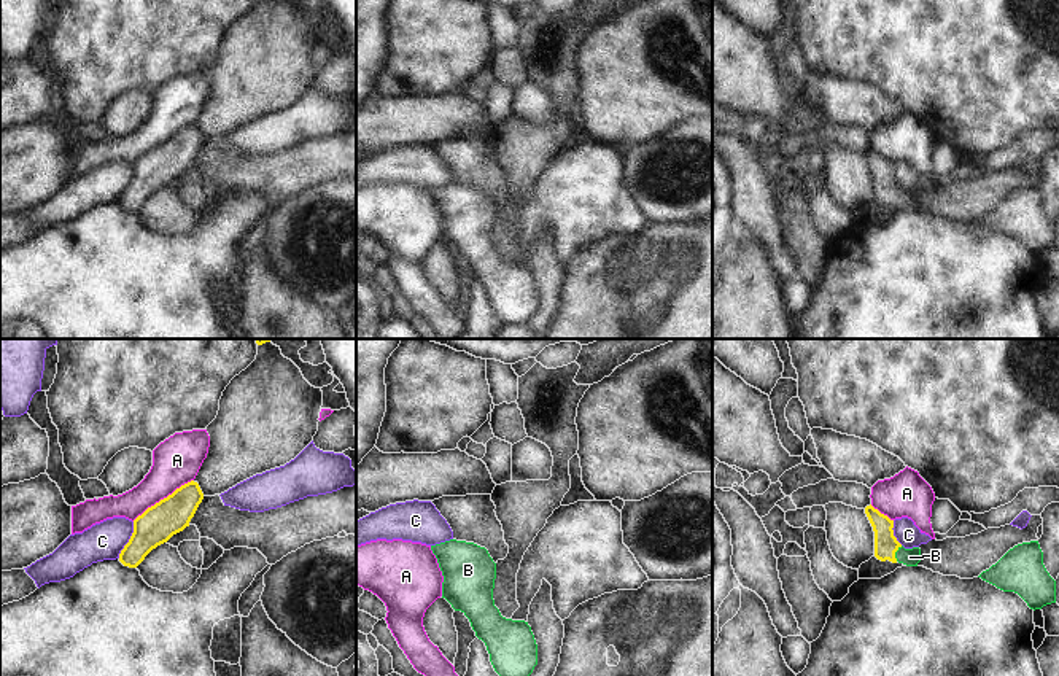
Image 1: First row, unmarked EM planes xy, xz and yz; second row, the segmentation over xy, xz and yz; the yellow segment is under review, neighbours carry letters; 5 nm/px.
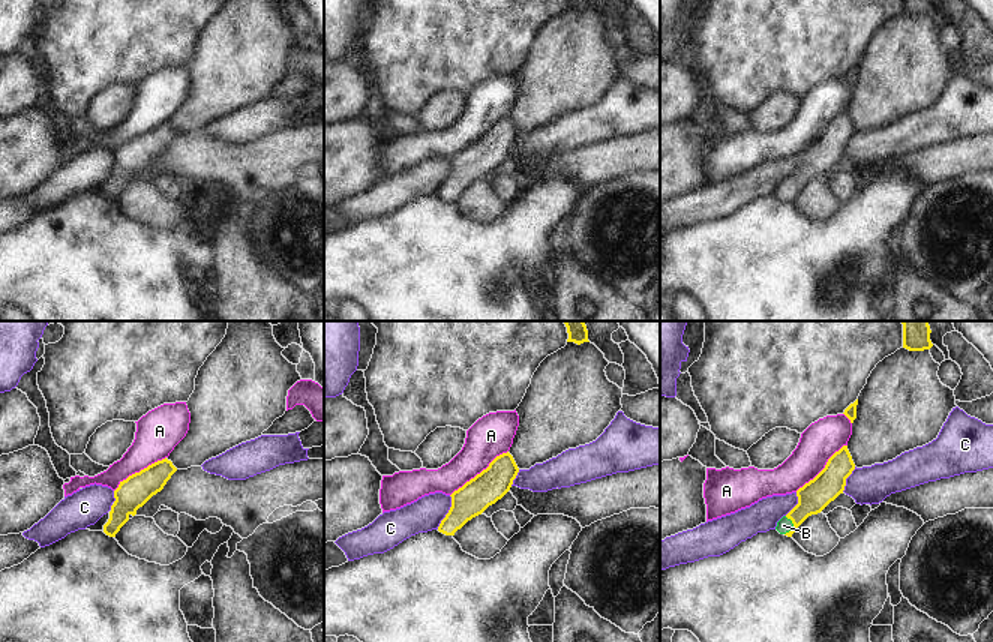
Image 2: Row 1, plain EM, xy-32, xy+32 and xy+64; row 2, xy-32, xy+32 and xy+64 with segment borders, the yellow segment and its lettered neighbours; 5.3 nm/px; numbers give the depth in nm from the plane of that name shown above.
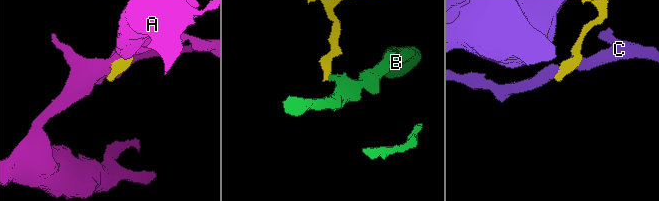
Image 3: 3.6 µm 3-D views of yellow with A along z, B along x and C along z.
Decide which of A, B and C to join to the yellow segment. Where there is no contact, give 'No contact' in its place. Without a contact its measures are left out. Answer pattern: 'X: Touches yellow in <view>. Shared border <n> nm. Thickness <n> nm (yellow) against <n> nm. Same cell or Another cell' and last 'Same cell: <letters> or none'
A: Touches yellow in xy. Shared border 380 nm. Thickness 190 nm (yellow) against 240 nm. Another cell
B: Touches yellow in yz. Shared border 90 nm. Thickness 120 nm (yellow) against 90 nm. Same cell
C: Touches yellow in xy. Shared border 200 nm. Thickness 190 nm (yellow) against 190 nm. Another cell
Same cell: B

